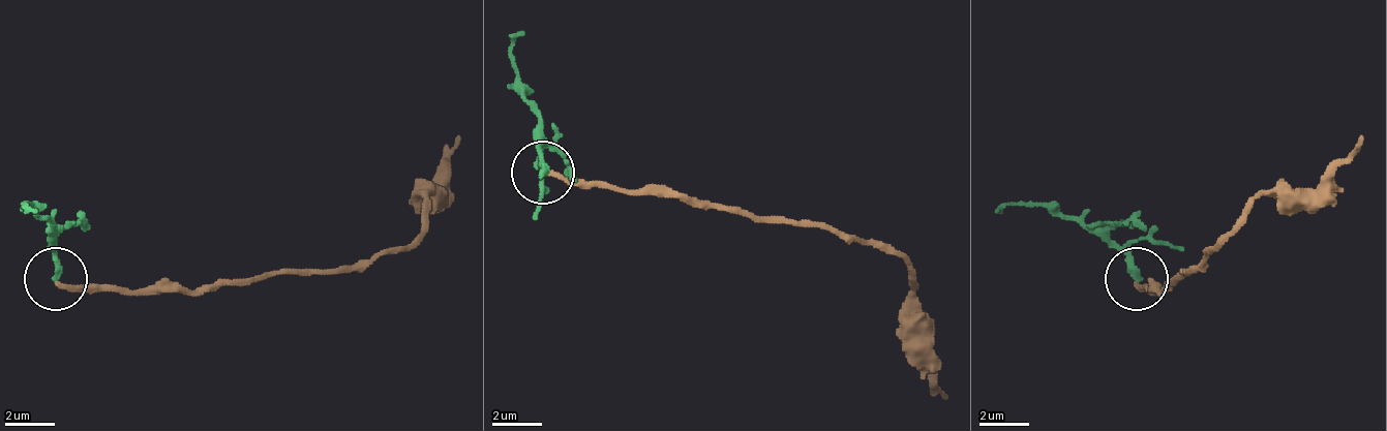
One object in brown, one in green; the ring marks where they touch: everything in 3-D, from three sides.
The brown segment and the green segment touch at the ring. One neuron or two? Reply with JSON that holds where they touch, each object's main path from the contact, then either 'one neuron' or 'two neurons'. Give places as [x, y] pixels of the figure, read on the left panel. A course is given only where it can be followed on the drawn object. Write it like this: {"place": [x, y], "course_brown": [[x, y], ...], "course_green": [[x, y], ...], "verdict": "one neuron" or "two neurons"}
{"place": [56, 278], "course_brown": [[57, 283], [207, 289], [264, 271], [338, 271], [401, 252], [420, 234], [426, 195], [457, 133]], "course_green": [[57, 277], [51, 234], [26, 202], [38, 215]], "verdict": "two neurons"}

